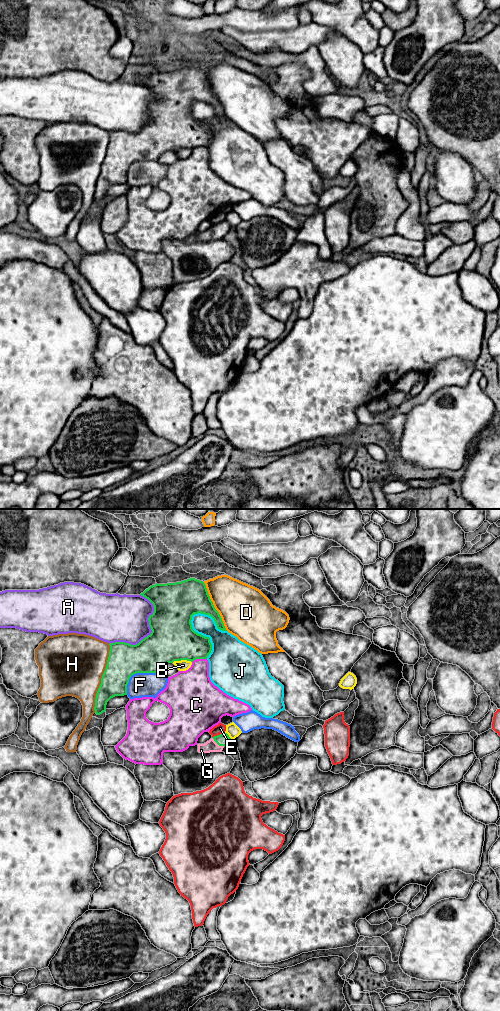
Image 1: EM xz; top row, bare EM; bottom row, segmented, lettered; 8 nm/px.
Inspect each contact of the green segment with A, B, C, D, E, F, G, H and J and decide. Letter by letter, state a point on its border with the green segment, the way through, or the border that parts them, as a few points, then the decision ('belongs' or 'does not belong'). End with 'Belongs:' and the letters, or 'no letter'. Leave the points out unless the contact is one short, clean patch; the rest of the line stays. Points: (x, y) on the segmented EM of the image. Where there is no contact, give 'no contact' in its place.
A: contact xz (148, 635); does not belong
B: contact xz (181, 659); does not belong
C: contact xz (199, 658); does not belong
D: contact xz (213, 606); does not belong
E: contact xz (218, 735); border xz (224, 732), (213, 737); does not belong
F: contact xz (134, 673); does not belong
G: contact xz (218, 744); way xz (223, 739), (218, 744), (210, 746); belongs
H: contact xz (101, 678); does not belong
J: contact xz (200, 634); does not belong
Belongs: G

